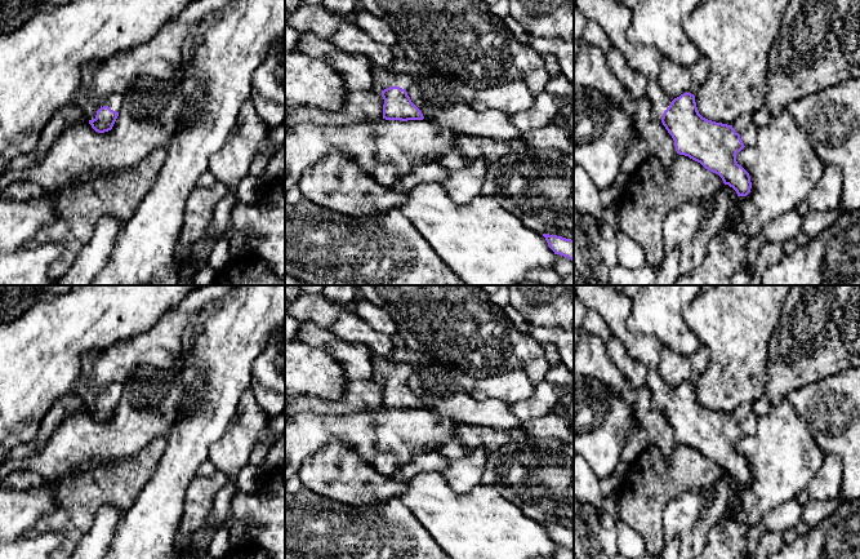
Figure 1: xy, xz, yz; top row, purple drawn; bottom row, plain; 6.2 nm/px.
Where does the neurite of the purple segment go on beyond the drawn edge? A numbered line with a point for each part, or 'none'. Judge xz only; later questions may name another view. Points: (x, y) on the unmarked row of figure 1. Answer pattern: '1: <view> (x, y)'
1: xz (382, 368)

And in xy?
1: xy (89, 394)

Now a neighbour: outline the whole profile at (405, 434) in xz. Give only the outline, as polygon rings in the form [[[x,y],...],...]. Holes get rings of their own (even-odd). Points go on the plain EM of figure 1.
[[[382,408],[351,416],[285,414],[285,483],[298,474],[307,457],[320,452],[334,438],[344,438],[367,465],[379,454],[395,454],[393,473],[397,473],[424,453],[431,442],[458,439],[459,426],[425,408]]]

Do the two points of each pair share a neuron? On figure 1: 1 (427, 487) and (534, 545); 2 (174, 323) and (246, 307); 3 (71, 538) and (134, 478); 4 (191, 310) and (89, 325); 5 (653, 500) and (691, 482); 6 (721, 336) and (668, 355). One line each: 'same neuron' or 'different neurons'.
1: same neuron
2: different neurons
3: same neuron
4: different neurons
5: same neuron
6: different neurons

